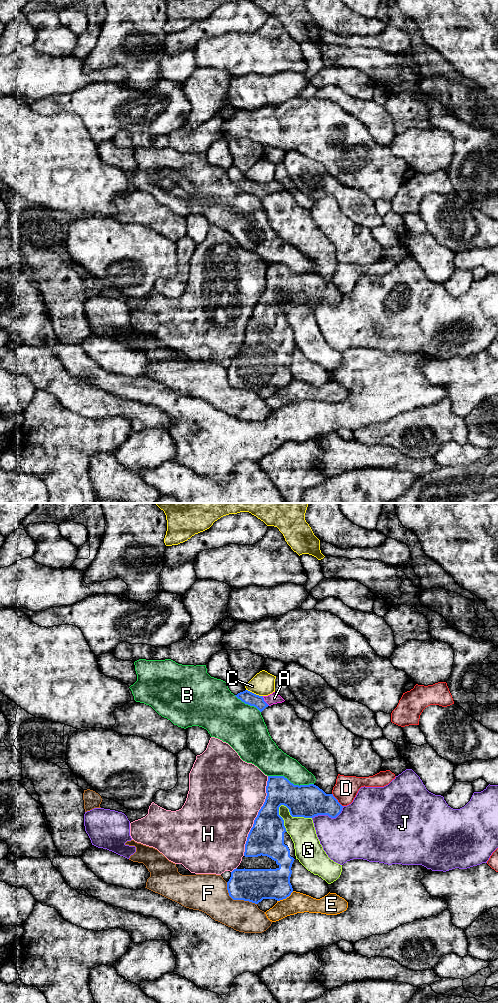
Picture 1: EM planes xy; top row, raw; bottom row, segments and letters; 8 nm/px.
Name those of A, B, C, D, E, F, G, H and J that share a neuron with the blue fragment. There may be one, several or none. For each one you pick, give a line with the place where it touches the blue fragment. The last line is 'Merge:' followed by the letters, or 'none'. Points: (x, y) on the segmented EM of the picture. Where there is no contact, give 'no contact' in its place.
A: meets blue in xy at (264, 701)
Merge: A

